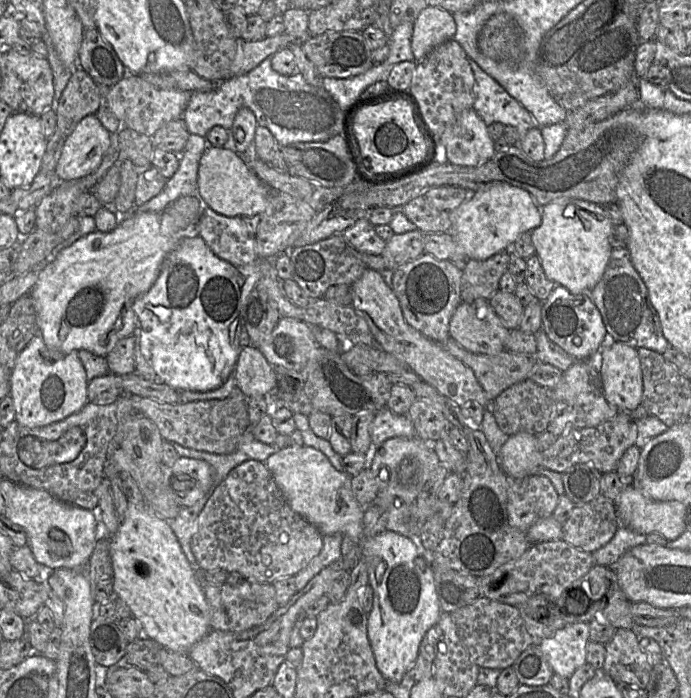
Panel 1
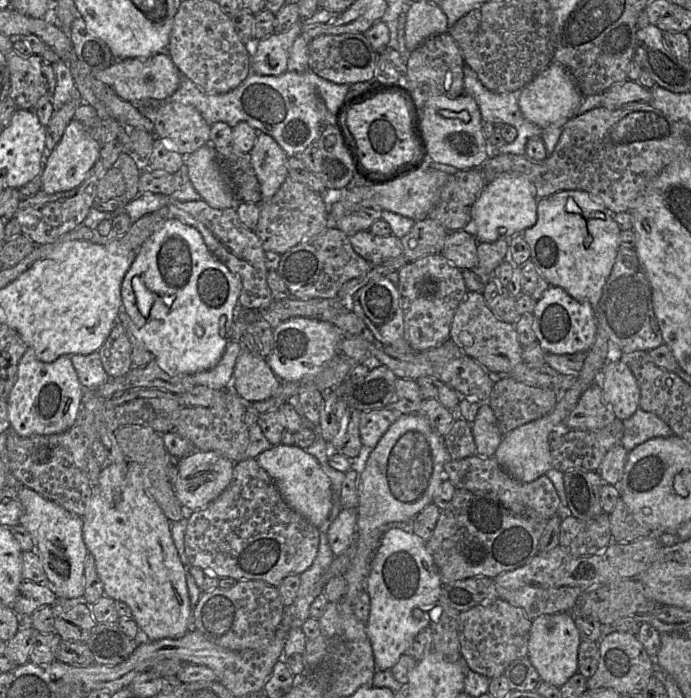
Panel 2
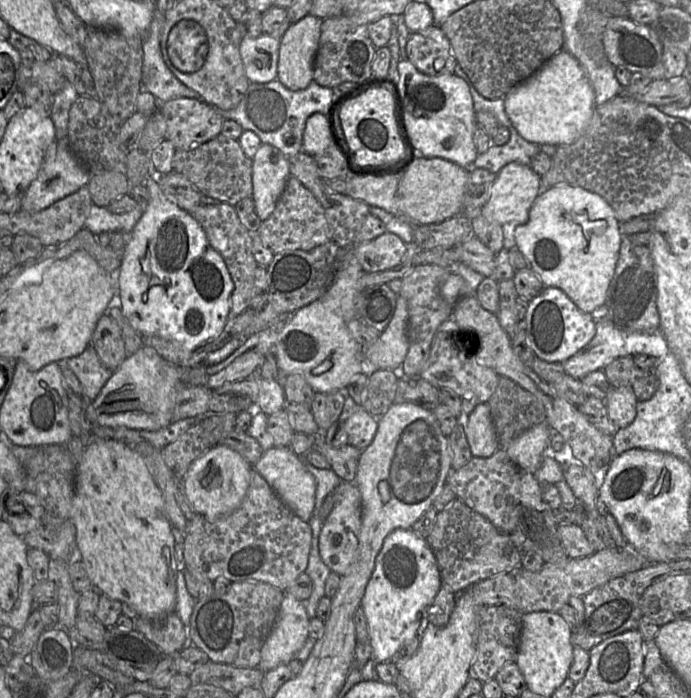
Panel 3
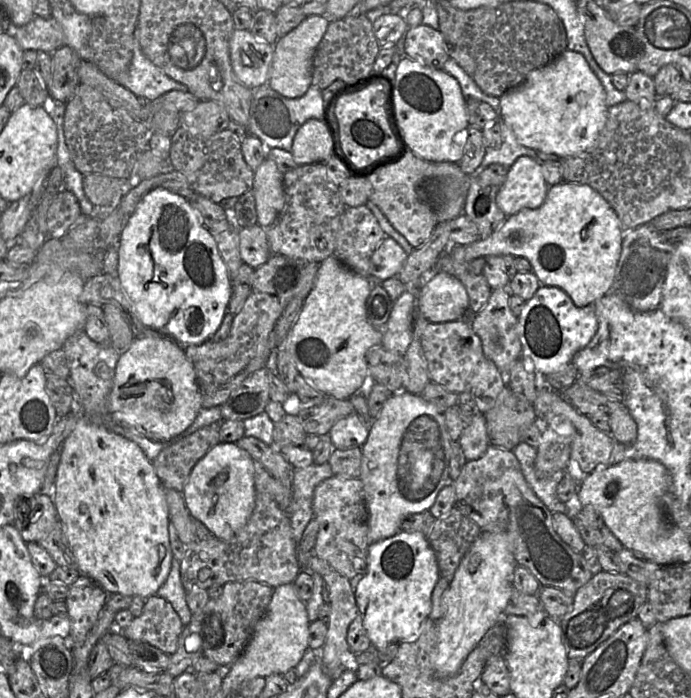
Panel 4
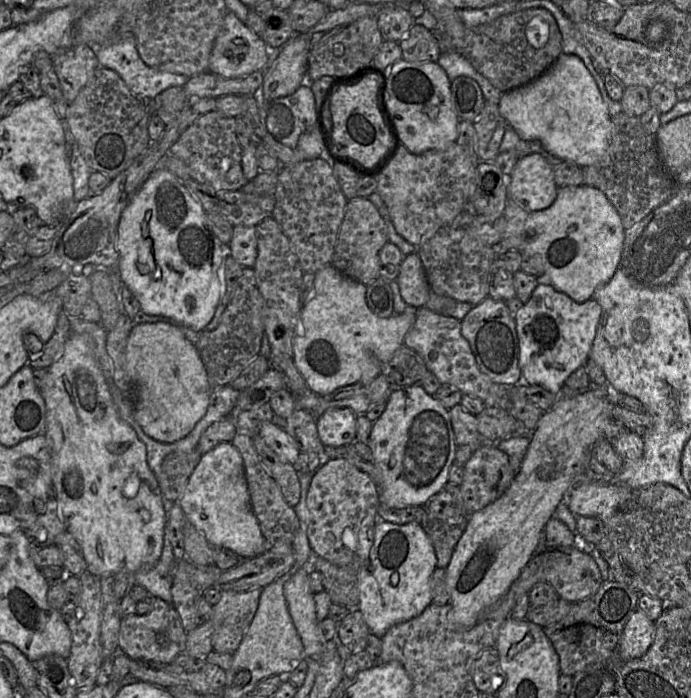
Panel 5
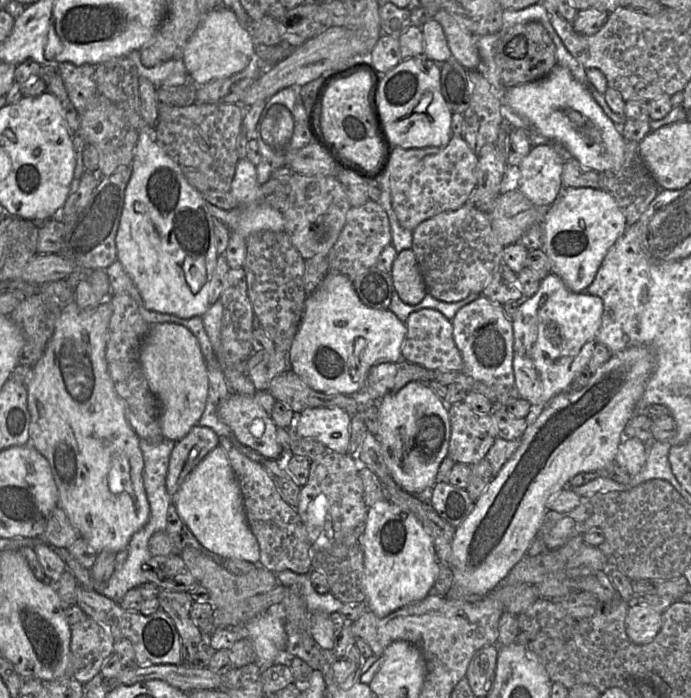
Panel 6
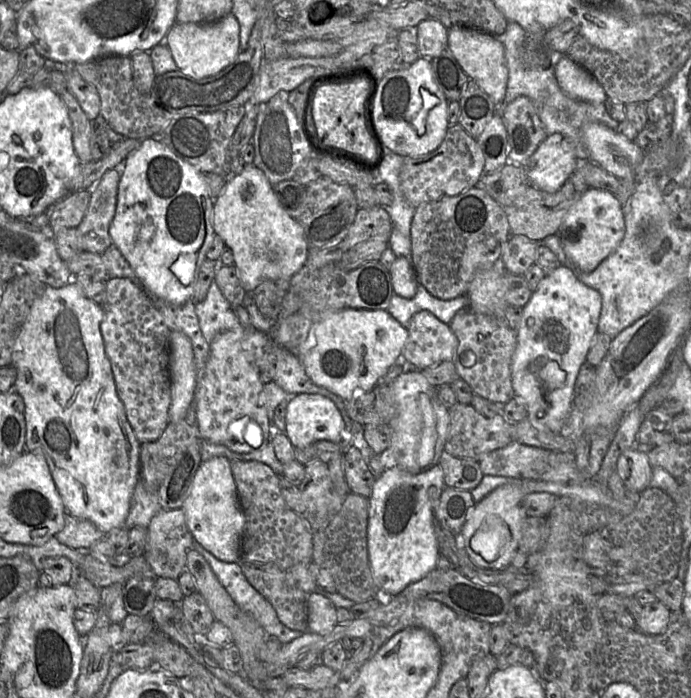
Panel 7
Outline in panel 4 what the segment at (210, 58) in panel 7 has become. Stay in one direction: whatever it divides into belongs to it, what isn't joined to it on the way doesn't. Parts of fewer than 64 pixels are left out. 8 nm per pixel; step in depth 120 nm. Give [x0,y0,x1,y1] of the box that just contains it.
[229,29,274,89]

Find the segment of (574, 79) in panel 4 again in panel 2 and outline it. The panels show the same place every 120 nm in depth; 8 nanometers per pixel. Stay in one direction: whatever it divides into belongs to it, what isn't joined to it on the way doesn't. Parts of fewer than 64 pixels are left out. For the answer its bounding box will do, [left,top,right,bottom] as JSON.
[517,61,583,129]

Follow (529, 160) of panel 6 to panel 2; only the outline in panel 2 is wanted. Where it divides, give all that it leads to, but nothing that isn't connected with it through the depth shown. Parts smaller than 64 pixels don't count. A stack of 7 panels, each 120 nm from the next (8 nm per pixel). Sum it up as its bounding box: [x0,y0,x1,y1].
[464,172,537,242]

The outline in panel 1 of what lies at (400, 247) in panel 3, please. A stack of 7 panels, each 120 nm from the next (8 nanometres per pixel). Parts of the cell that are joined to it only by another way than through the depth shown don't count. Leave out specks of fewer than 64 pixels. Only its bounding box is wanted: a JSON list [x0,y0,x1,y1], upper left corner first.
[342,217,386,255]

